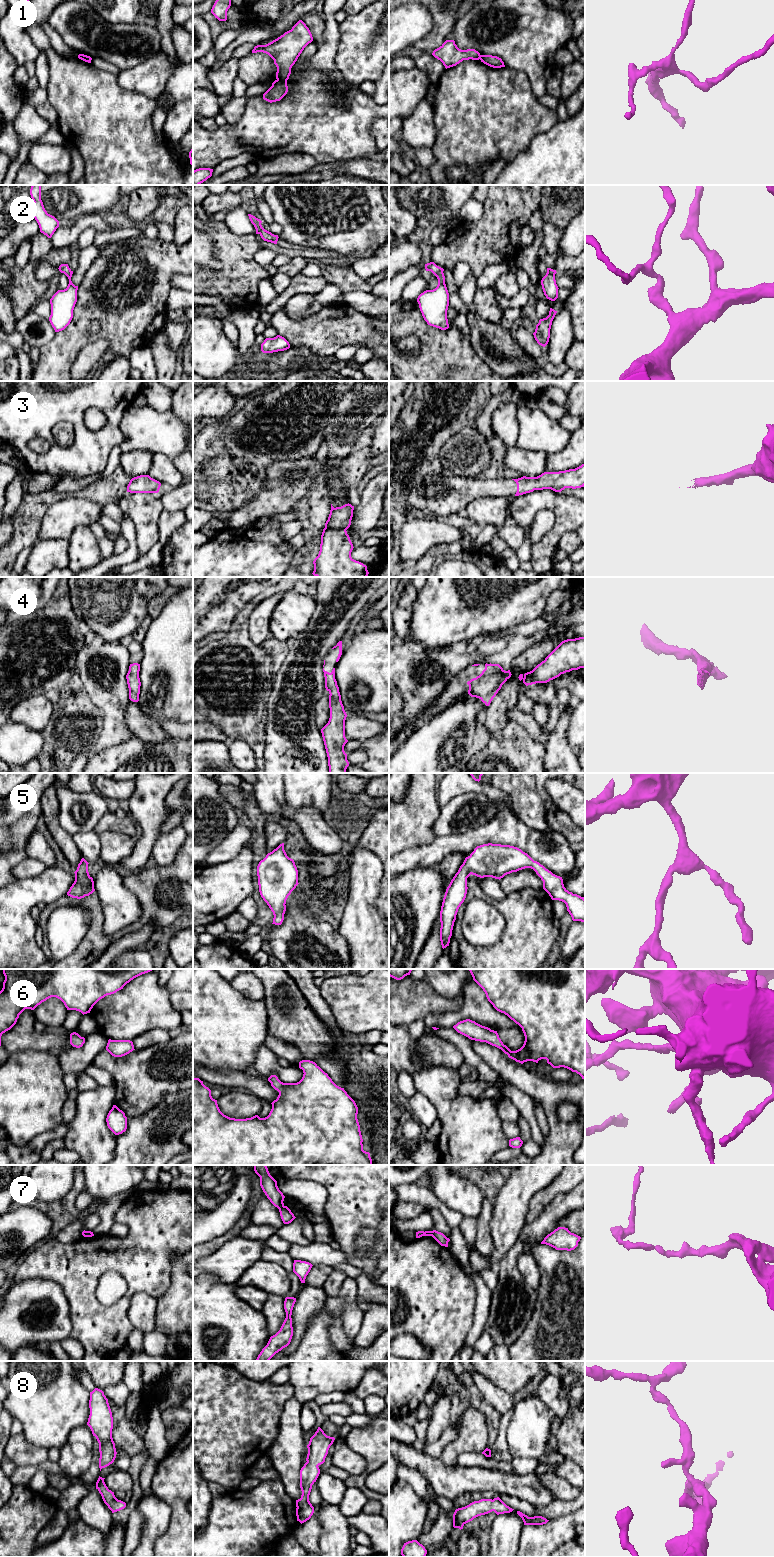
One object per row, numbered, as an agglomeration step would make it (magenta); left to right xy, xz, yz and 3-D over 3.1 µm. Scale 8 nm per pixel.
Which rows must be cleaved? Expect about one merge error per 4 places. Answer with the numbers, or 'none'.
1, 7

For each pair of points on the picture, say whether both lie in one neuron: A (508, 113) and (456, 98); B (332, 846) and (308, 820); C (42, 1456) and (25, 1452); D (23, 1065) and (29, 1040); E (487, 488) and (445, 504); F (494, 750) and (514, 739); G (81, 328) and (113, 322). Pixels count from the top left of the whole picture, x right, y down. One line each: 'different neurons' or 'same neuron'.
A: same neuron
B: same neuron
C: same neuron
D: different neurons
E: same neuron
F: same neuron
G: same neuron

